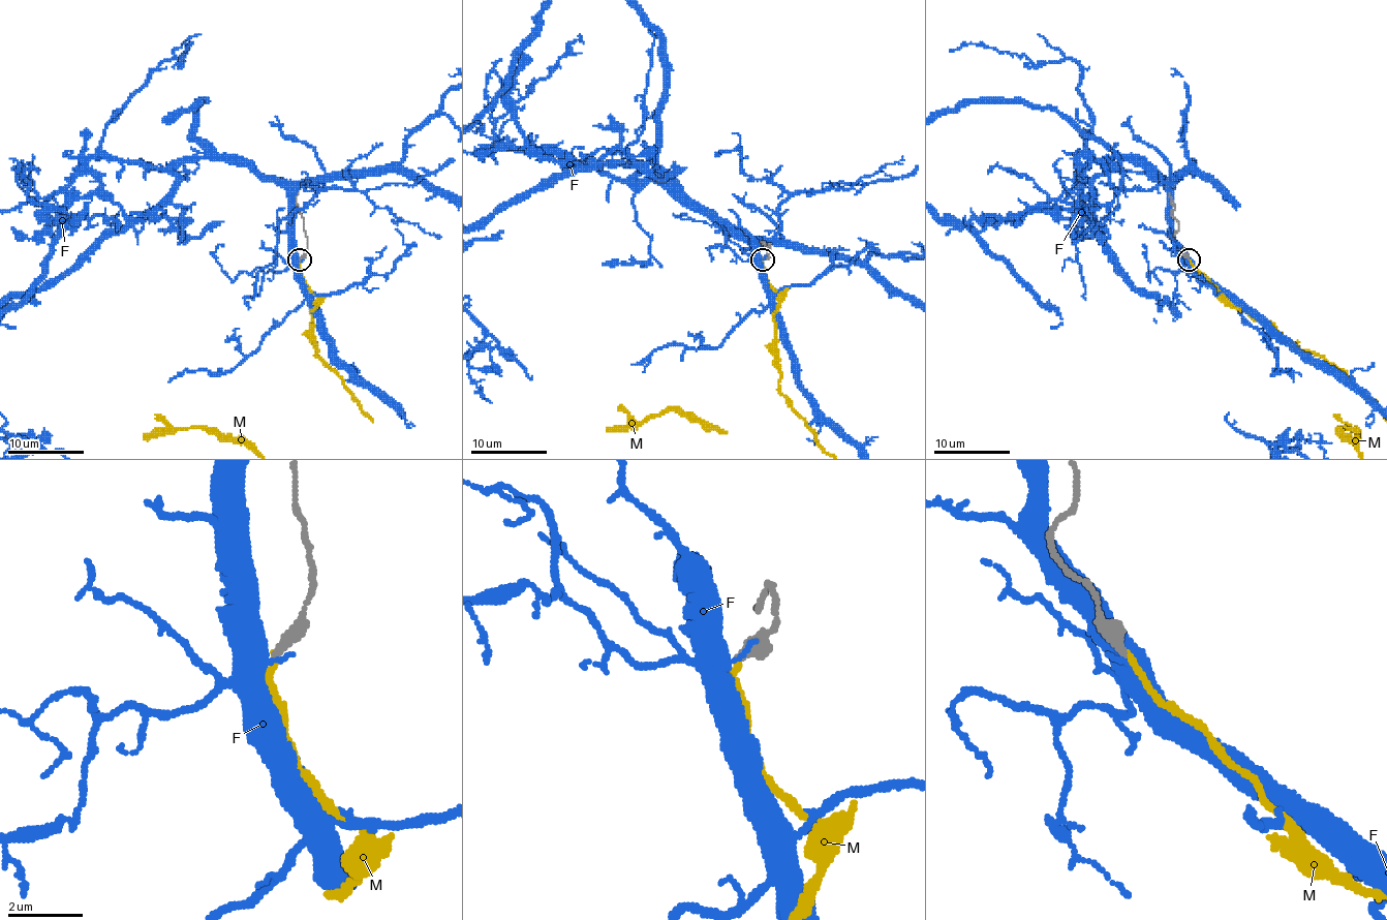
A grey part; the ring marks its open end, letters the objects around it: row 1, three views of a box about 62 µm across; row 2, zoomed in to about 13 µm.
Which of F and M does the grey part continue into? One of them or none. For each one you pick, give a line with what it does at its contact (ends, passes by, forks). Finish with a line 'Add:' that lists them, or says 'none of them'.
Add: none of them

